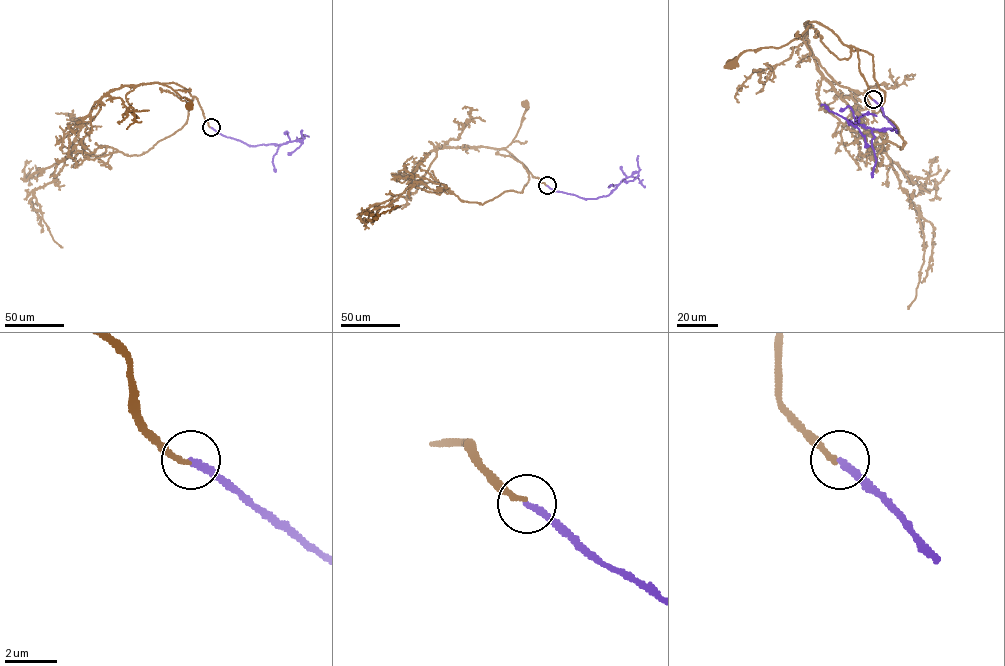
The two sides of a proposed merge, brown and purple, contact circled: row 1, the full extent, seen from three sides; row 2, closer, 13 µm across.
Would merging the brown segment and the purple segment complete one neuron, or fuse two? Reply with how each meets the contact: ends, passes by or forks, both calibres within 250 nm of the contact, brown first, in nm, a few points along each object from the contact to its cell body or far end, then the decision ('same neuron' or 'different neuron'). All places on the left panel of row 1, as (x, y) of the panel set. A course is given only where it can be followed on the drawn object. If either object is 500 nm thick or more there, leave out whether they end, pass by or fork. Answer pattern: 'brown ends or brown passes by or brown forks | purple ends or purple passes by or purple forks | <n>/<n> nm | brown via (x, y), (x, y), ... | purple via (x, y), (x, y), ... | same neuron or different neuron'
brown ends | purple ends | 200/240 nm | brown via (211, 127), (196, 98), (175, 83), (163, 84), (188, 99), (190, 107) | purple via (211, 127), (250, 146), (302, 140), (288, 154) | same neuron

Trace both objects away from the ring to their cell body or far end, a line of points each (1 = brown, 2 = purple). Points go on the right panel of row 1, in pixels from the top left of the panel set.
1: (873, 99), (860, 71), (858, 51), (817, 22), (810, 22), (799, 38), (787, 44), (744, 51), (729, 65)
2: (873, 99), (896, 132), (849, 123), (864, 137), (864, 147)

